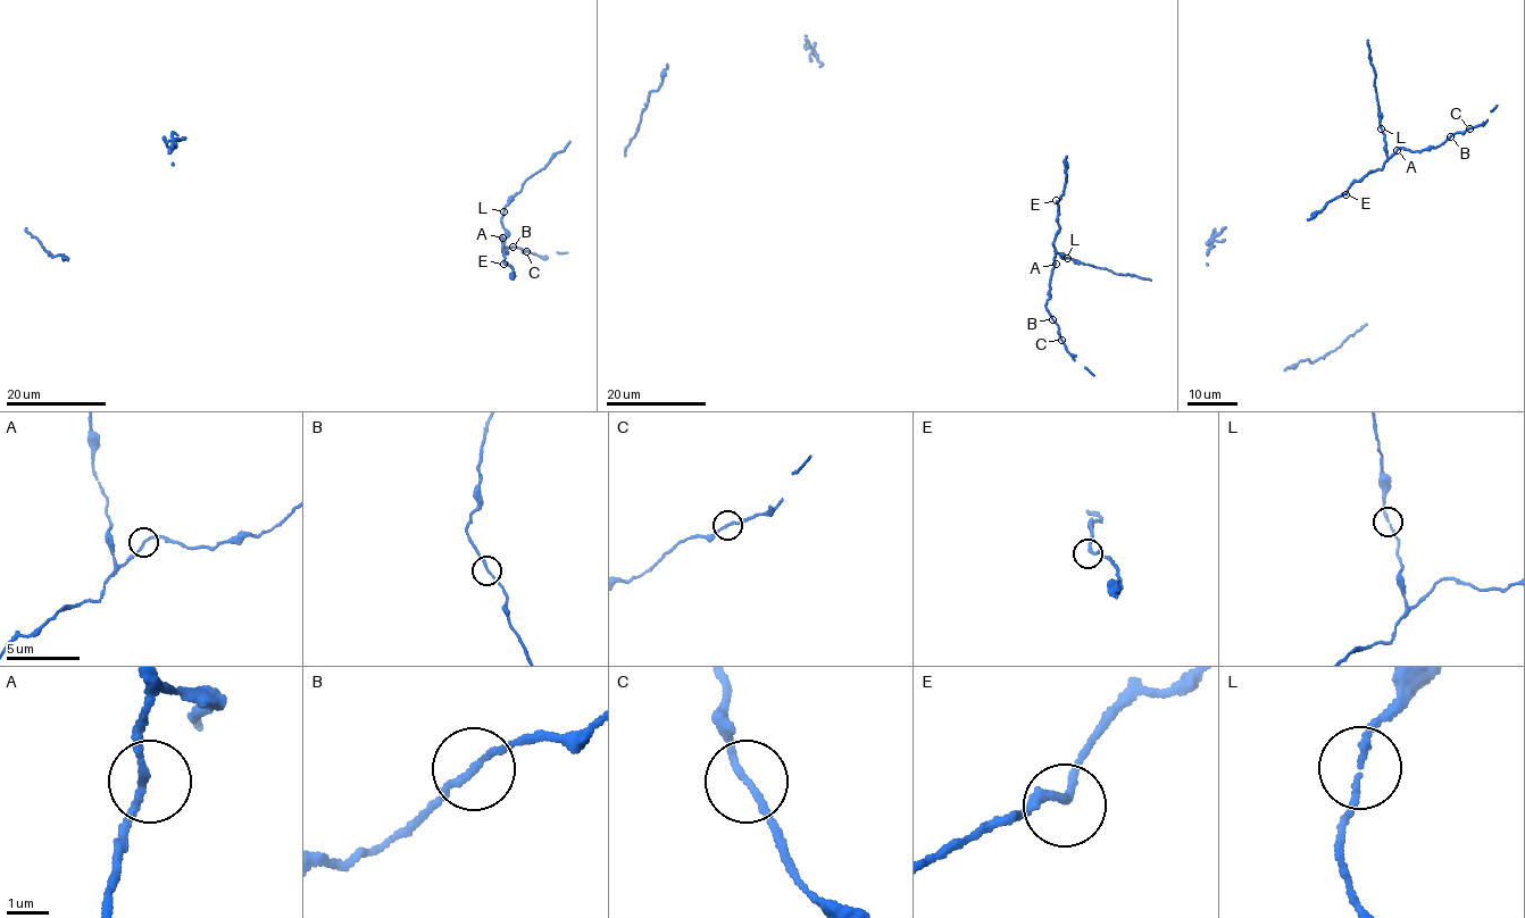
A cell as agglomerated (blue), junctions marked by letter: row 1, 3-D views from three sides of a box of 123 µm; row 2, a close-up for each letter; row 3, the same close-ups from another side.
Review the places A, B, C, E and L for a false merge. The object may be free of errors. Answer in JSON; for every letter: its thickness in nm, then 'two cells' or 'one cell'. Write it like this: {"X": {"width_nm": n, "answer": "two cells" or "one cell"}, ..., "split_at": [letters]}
{"A": {"width_nm": 160, "answer": "one cell"}, "B": {"width_nm": 150, "answer": "one cell"}, "C": {"width_nm": 140, "answer": "one cell"}, "E": {"width_nm": 180, "answer": "one cell"}, "L": {"width_nm": 140, "answer": "one cell"}, "split_at": []}

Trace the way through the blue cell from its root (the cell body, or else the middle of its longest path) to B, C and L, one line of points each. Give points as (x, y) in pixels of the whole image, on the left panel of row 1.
B: (503, 264), (507, 252), (502, 250), (505, 242), (500, 236), (503, 249), (513, 247)
C: (503, 264), (507, 252), (502, 250), (505, 242), (500, 236), (505, 250), (514, 247), (527, 250)
L: (503, 264), (507, 252), (502, 250), (506, 235), (501, 222), (503, 210)

